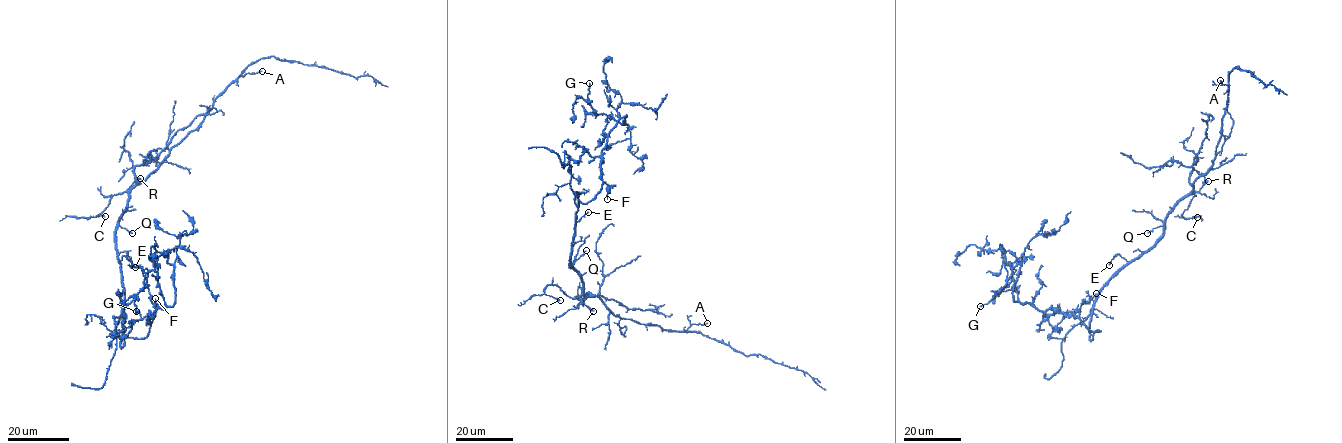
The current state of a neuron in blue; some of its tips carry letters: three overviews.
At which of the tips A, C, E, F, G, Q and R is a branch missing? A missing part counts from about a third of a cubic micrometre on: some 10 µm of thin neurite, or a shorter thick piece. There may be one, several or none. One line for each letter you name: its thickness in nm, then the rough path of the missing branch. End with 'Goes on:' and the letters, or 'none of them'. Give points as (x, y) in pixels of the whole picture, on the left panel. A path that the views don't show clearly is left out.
G: 240 nm | (136, 311), (150, 321), (159, 311)
Goes on: G

